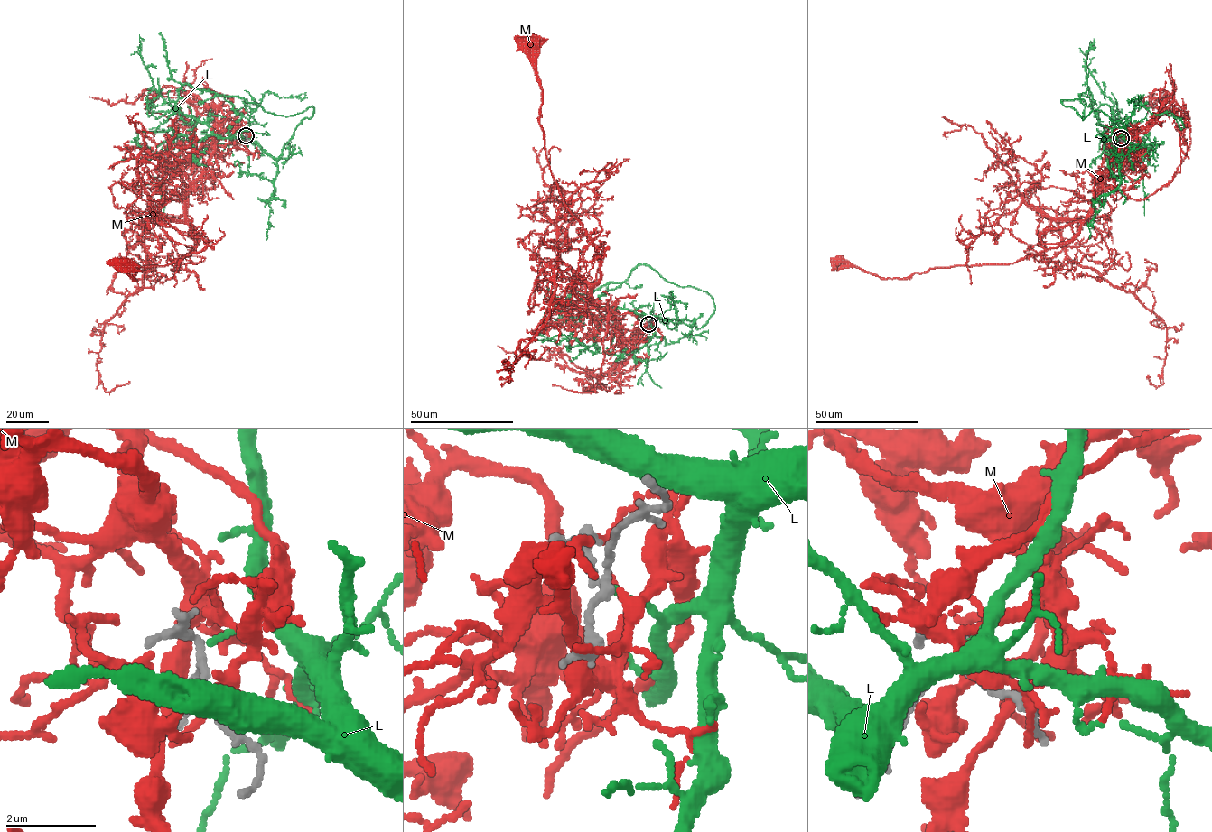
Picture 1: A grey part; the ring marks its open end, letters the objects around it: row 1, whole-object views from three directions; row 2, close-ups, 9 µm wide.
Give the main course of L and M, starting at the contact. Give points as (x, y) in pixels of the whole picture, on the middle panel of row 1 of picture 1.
L: (650, 324), (694, 320), (700, 328), (714, 312), (713, 299), (637, 265), (622, 281), (587, 292), (560, 312)
M: (650, 324), (623, 328), (592, 297), (598, 255), (564, 203), (545, 154), (532, 40)

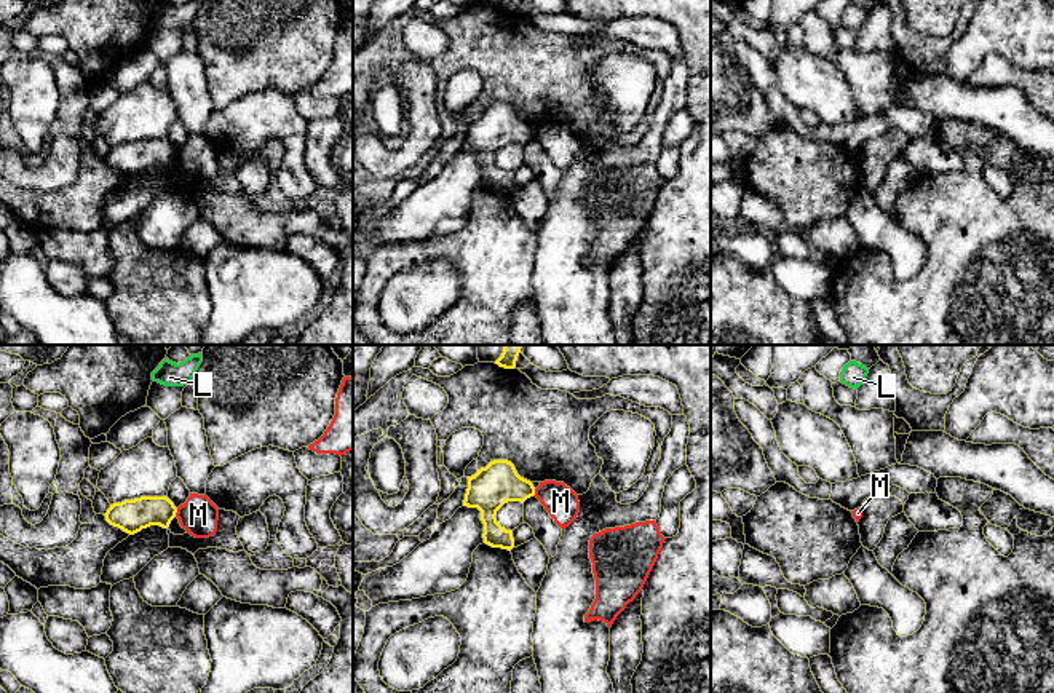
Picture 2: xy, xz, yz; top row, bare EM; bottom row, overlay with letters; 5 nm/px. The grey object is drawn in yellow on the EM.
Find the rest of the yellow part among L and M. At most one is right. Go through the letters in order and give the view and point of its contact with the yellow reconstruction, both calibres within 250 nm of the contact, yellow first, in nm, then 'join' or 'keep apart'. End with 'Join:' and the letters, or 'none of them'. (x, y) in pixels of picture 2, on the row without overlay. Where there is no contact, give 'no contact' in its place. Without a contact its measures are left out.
L: no contact; keep apart
M: meets yellow in xy at (176, 154); 170 nm thick on the yellow side, 190 nm on the other; keep apart
Join: none of them

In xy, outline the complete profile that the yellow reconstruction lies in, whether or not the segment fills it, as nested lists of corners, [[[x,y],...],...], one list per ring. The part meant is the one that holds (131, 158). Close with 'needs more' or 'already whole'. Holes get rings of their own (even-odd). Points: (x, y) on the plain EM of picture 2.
[[[141,139],[110,147],[104,158],[110,168],[134,177],[150,168],[168,171],[176,155],[168,139]]] | already whole

